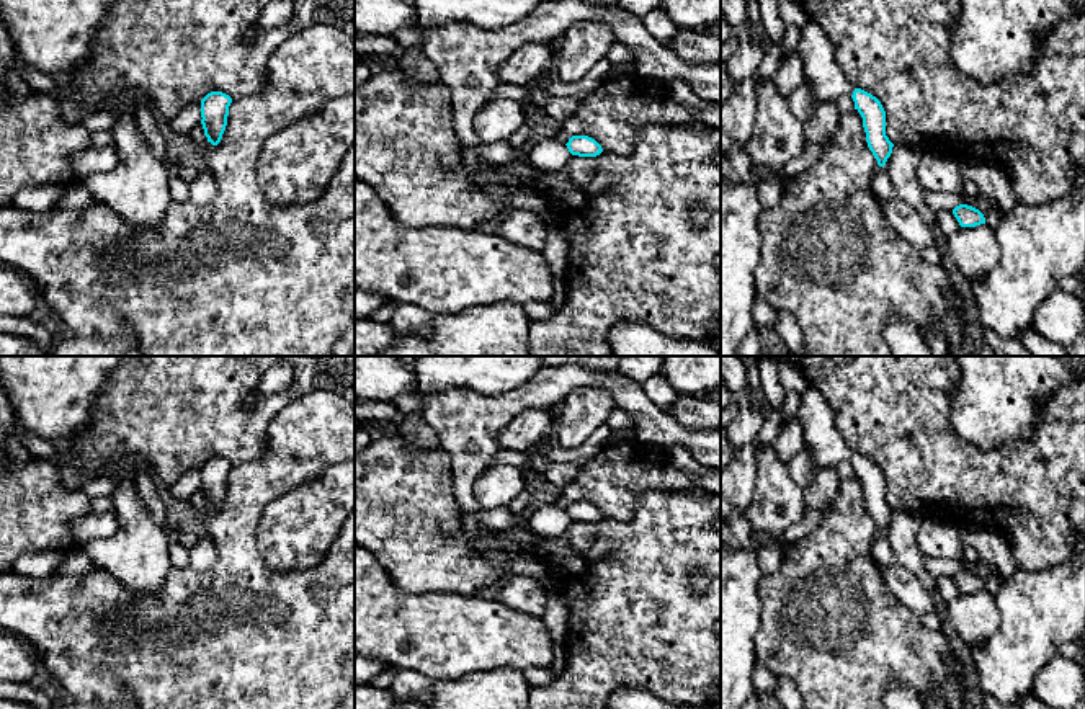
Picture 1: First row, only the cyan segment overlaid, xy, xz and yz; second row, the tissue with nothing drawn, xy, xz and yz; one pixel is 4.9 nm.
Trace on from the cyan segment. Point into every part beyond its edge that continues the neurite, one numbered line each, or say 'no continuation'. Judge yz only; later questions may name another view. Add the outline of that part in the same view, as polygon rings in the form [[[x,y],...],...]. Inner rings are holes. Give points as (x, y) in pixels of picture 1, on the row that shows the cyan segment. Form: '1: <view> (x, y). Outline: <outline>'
1: yz (827, 82). Outline: [[[812,21],[801,28],[797,51],[809,91],[817,105],[853,95],[855,87],[846,80],[835,60],[835,51],[825,31]]]

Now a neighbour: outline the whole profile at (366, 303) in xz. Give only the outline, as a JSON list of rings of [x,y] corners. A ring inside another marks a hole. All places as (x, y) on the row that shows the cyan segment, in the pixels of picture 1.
[[[355,288],[355,320],[369,319],[386,301],[387,297],[382,294]]]

